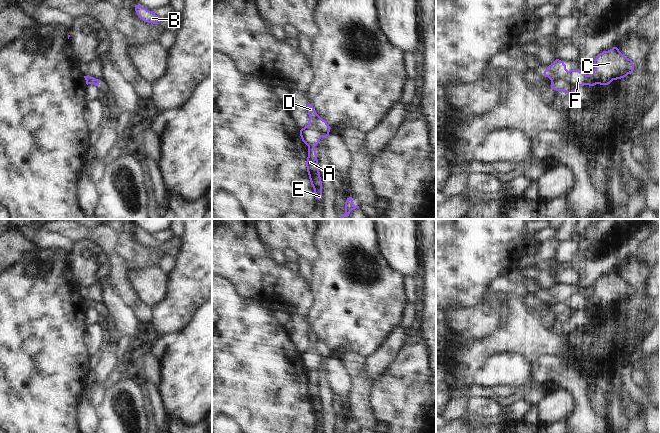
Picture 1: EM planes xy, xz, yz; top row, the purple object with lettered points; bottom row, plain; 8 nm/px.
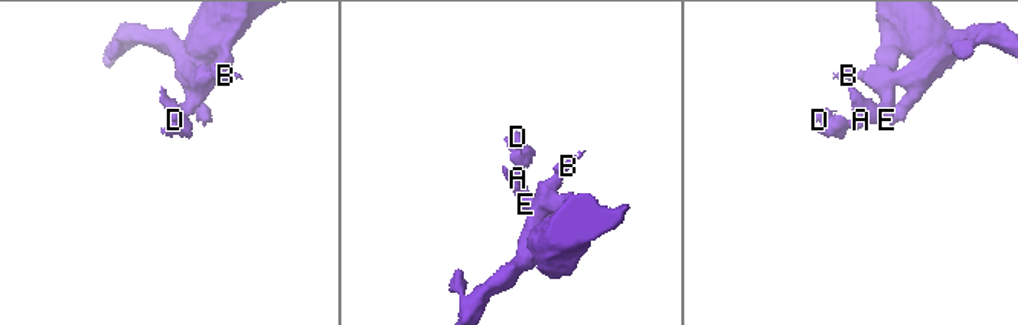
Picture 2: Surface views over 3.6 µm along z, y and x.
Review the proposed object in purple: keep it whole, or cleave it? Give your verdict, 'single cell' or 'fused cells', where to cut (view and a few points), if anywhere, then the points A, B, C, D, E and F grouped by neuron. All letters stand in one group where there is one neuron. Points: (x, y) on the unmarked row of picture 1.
fused cells; cut yz (586, 299), (587, 308); groups A B C E / D F

